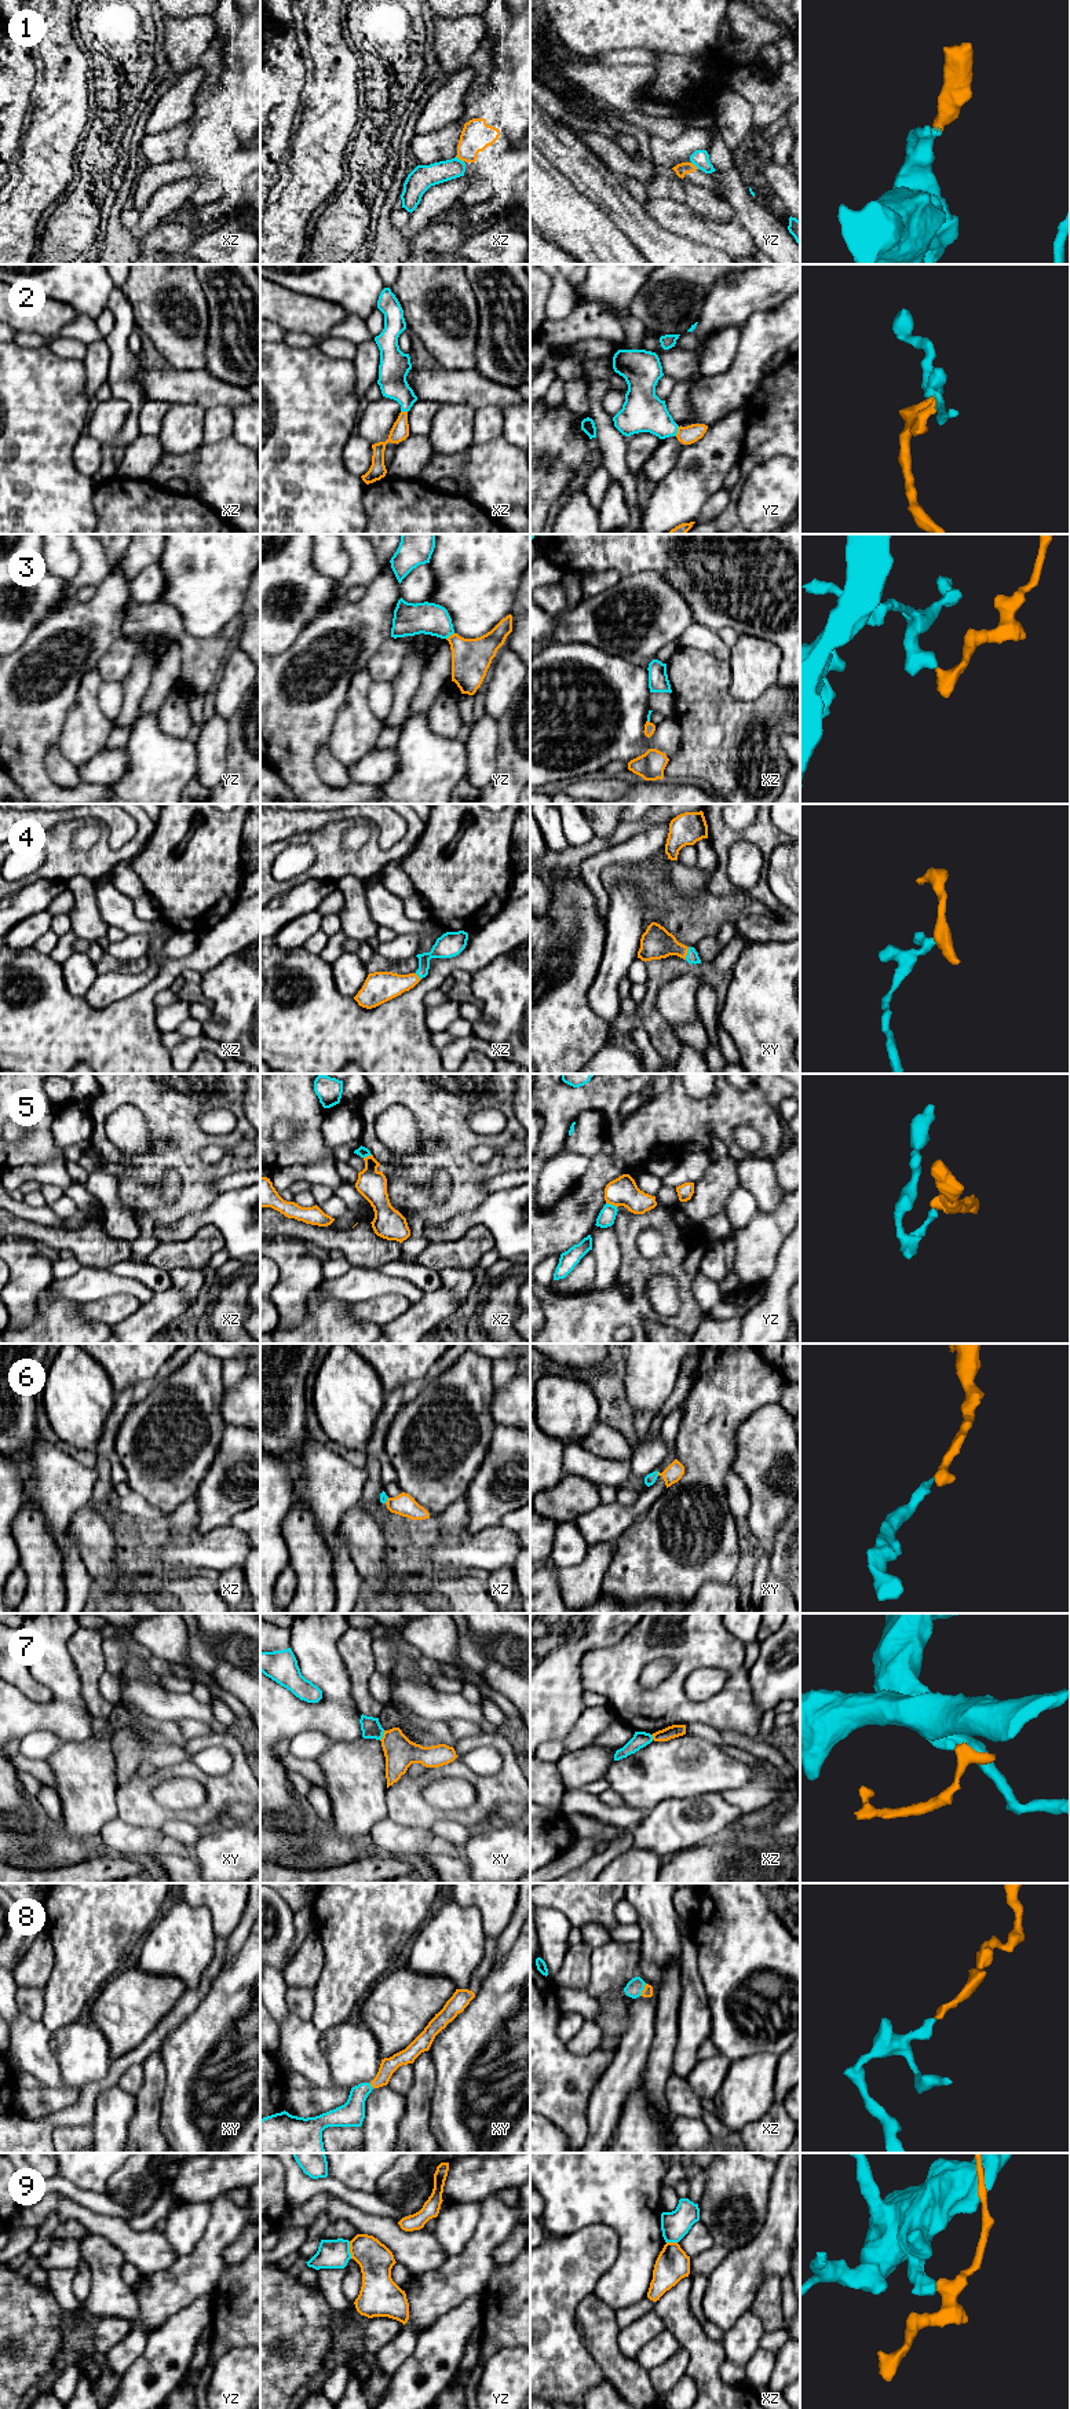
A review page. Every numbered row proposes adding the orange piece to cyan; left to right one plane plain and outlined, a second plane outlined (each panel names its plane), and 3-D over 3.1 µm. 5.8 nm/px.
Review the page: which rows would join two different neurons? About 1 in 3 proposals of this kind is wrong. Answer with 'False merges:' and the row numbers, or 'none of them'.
False merges: 1, 5, 7, 9

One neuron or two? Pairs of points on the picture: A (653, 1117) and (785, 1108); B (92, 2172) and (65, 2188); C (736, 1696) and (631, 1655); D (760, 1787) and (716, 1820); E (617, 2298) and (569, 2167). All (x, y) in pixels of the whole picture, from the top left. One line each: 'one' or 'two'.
A: two
B: two
C: one
D: two
E: one

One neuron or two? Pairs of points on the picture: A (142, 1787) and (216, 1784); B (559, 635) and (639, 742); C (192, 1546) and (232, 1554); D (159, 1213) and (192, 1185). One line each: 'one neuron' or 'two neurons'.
A: one neuron
B: two neurons
C: one neuron
D: one neuron

